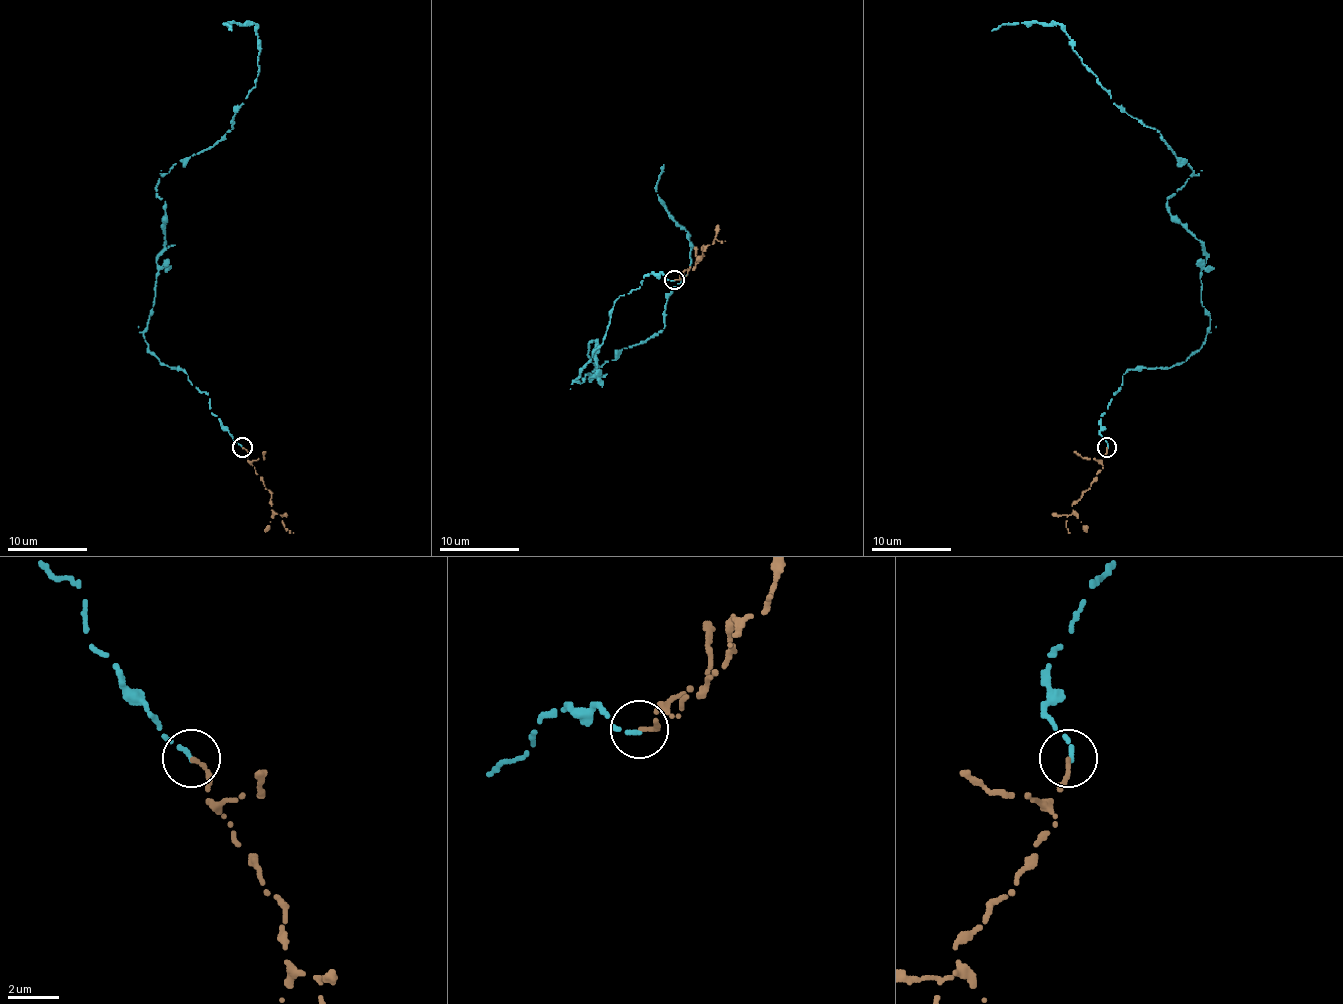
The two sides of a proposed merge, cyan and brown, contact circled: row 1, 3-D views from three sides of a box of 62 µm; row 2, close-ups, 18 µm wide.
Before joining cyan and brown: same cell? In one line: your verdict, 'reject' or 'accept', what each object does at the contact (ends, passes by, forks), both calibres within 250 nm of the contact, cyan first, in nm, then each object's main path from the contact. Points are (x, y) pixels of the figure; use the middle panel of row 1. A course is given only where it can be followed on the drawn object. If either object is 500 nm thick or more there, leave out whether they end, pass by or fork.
accept | cyan ends | brown ends | 150/160 nm | cyan via (675, 281), (619, 295), (576, 378), (597, 372), (589, 344), (601, 366), (665, 327), (687, 273), (663, 164) | brown via (675, 279), (693, 269), (703, 255), (703, 245), (714, 239), (724, 241)

